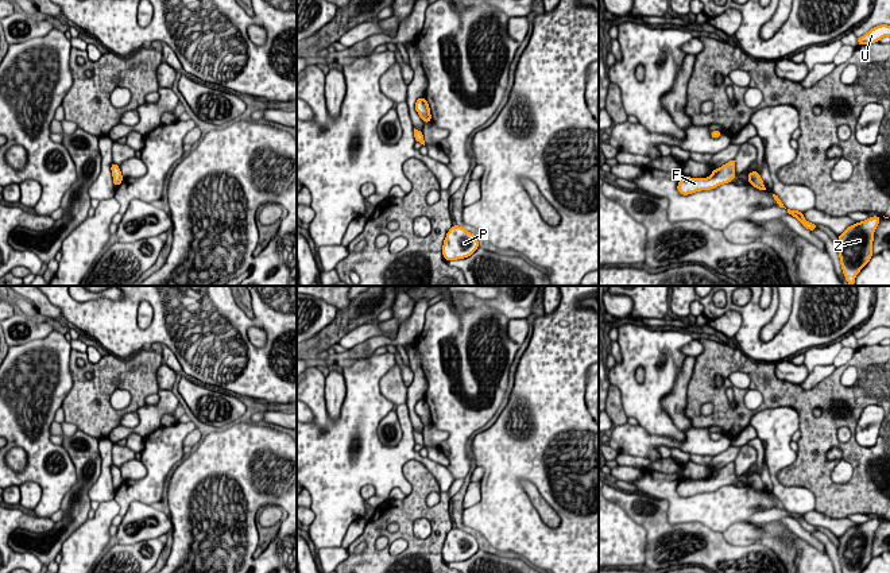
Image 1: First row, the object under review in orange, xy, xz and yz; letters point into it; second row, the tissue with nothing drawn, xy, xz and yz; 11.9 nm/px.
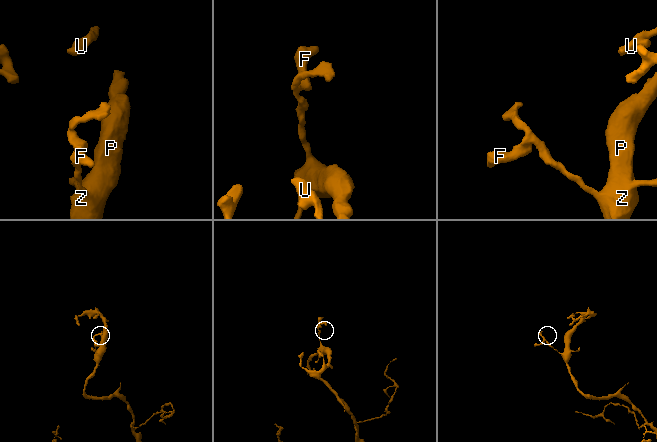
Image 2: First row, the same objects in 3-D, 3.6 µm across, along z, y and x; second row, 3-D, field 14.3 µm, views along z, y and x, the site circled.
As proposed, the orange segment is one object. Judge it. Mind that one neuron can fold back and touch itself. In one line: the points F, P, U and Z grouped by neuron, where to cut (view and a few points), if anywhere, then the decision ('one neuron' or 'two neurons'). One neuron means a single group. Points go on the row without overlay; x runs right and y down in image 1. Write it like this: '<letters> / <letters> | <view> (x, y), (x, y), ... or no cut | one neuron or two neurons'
F P U Z | no cut | one neuron

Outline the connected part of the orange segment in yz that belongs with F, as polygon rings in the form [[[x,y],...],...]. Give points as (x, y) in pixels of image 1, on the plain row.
[[[730,462],[719,471],[712,472],[712,476],[707,480],[684,479],[678,483],[677,492],[682,497],[689,497],[701,492],[712,492],[720,487],[732,484],[736,479],[735,464]]]

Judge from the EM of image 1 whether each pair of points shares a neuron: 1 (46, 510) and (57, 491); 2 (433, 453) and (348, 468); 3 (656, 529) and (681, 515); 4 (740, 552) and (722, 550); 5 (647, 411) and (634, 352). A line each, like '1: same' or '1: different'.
1: same
2: different
3: different
4: same
5: same

